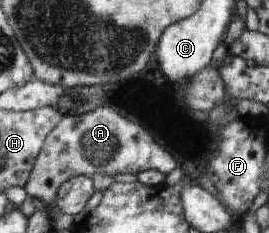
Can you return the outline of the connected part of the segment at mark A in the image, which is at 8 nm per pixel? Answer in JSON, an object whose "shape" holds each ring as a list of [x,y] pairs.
{"shape":[[[99,107],[82,115],[68,115],[60,121],[60,129],[52,131],[40,161],[35,161],[31,179],[25,185],[30,197],[38,198],[53,209],[58,199],[59,188],[72,177],[83,175],[91,178],[95,173],[117,175],[146,170],[158,170],[167,176],[179,162],[172,154],[160,146],[138,123],[133,123],[109,107]]]}

